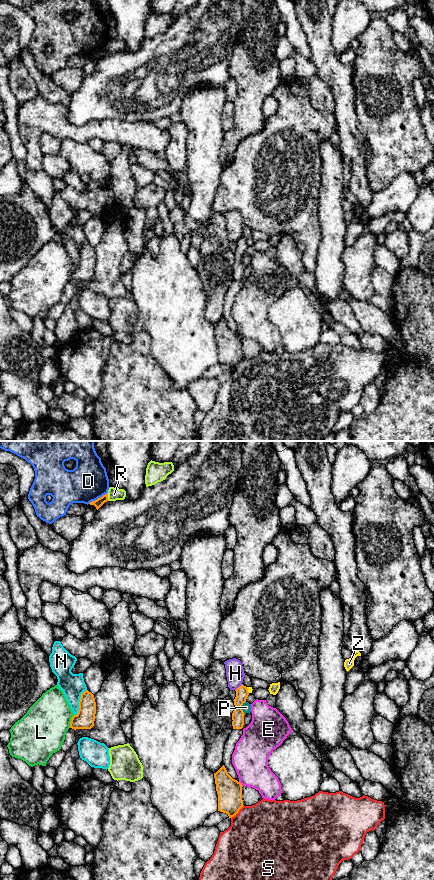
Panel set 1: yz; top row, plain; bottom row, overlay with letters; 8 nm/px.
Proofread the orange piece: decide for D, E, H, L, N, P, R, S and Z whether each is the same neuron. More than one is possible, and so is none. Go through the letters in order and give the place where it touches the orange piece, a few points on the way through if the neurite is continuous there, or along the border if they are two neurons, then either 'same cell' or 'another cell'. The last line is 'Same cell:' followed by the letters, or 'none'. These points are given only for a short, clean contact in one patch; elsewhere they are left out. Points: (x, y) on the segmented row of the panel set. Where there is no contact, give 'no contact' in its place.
D: contact yz (98, 498); another cell
E: contact yz (241, 784); another cell
H: contact yz (238, 687); border yz (242, 684), (235, 690); another cell
L: contact yz (71, 721); border yz (74, 715), (69, 727); another cell
N: contact yz (79, 702); another cell
P: contact yz (241, 708); border yz (245, 701), (242, 705), (244, 714); another cell
R: contact yz (107, 497); another cell
S: contact yz (237, 812); another cell
Z: contact yz (247, 690); another cell
Same cell: none

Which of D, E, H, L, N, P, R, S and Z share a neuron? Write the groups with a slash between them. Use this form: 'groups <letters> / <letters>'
groups D / E / H / L / N / P Z / R / S

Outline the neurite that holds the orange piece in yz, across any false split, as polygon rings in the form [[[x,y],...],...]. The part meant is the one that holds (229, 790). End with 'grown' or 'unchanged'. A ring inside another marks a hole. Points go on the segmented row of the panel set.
[[[223,765],[214,773],[218,794],[218,811],[234,817],[244,806],[242,800],[242,784],[233,779]]] | unchanged

